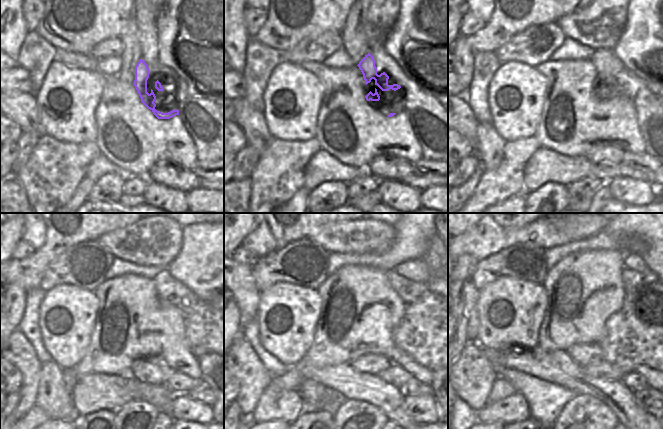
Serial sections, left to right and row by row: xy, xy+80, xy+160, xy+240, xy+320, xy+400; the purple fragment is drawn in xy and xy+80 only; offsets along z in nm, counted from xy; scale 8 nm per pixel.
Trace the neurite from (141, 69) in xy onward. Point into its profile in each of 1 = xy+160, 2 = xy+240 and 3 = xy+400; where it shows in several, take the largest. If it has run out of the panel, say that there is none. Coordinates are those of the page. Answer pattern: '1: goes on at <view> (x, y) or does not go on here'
1: goes on at xy+160 (608, 66)
2: goes on at xy+240 (171, 293)
3: goes on at xy+400 (630, 279)

